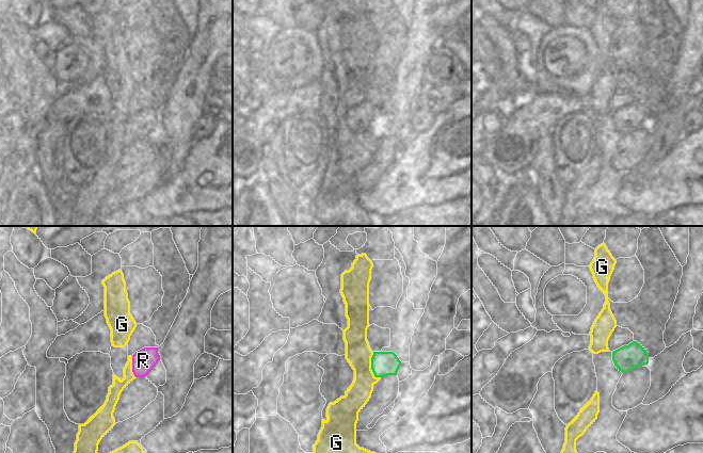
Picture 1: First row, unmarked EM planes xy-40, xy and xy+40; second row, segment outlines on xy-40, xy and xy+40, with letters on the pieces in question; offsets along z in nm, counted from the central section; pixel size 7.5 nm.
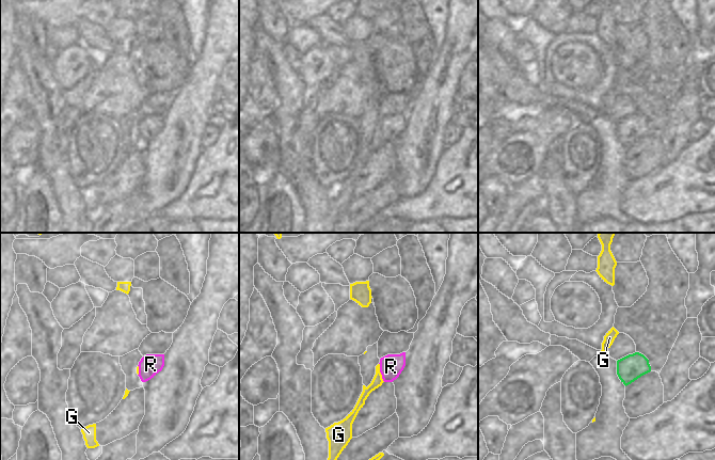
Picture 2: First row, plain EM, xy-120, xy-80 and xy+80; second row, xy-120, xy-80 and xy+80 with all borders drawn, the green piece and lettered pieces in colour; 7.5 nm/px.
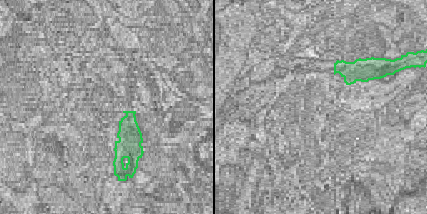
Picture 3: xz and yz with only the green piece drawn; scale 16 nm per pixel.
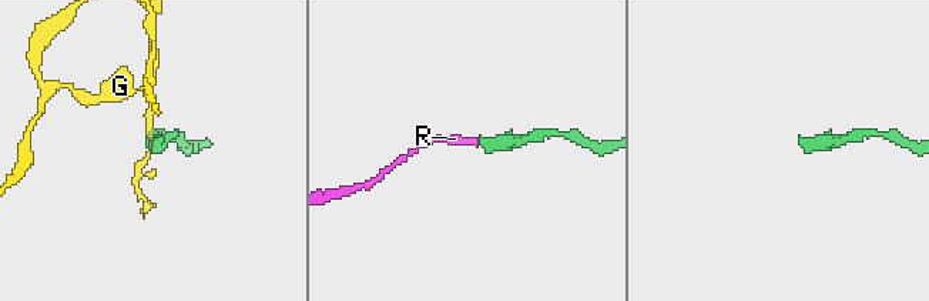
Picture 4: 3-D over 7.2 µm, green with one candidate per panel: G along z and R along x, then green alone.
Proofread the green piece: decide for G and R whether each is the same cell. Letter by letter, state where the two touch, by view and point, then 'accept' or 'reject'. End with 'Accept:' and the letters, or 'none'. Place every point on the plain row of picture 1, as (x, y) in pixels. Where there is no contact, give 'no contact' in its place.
G: xy (371, 128) | reject
R: no contact | accept
Accept: R

